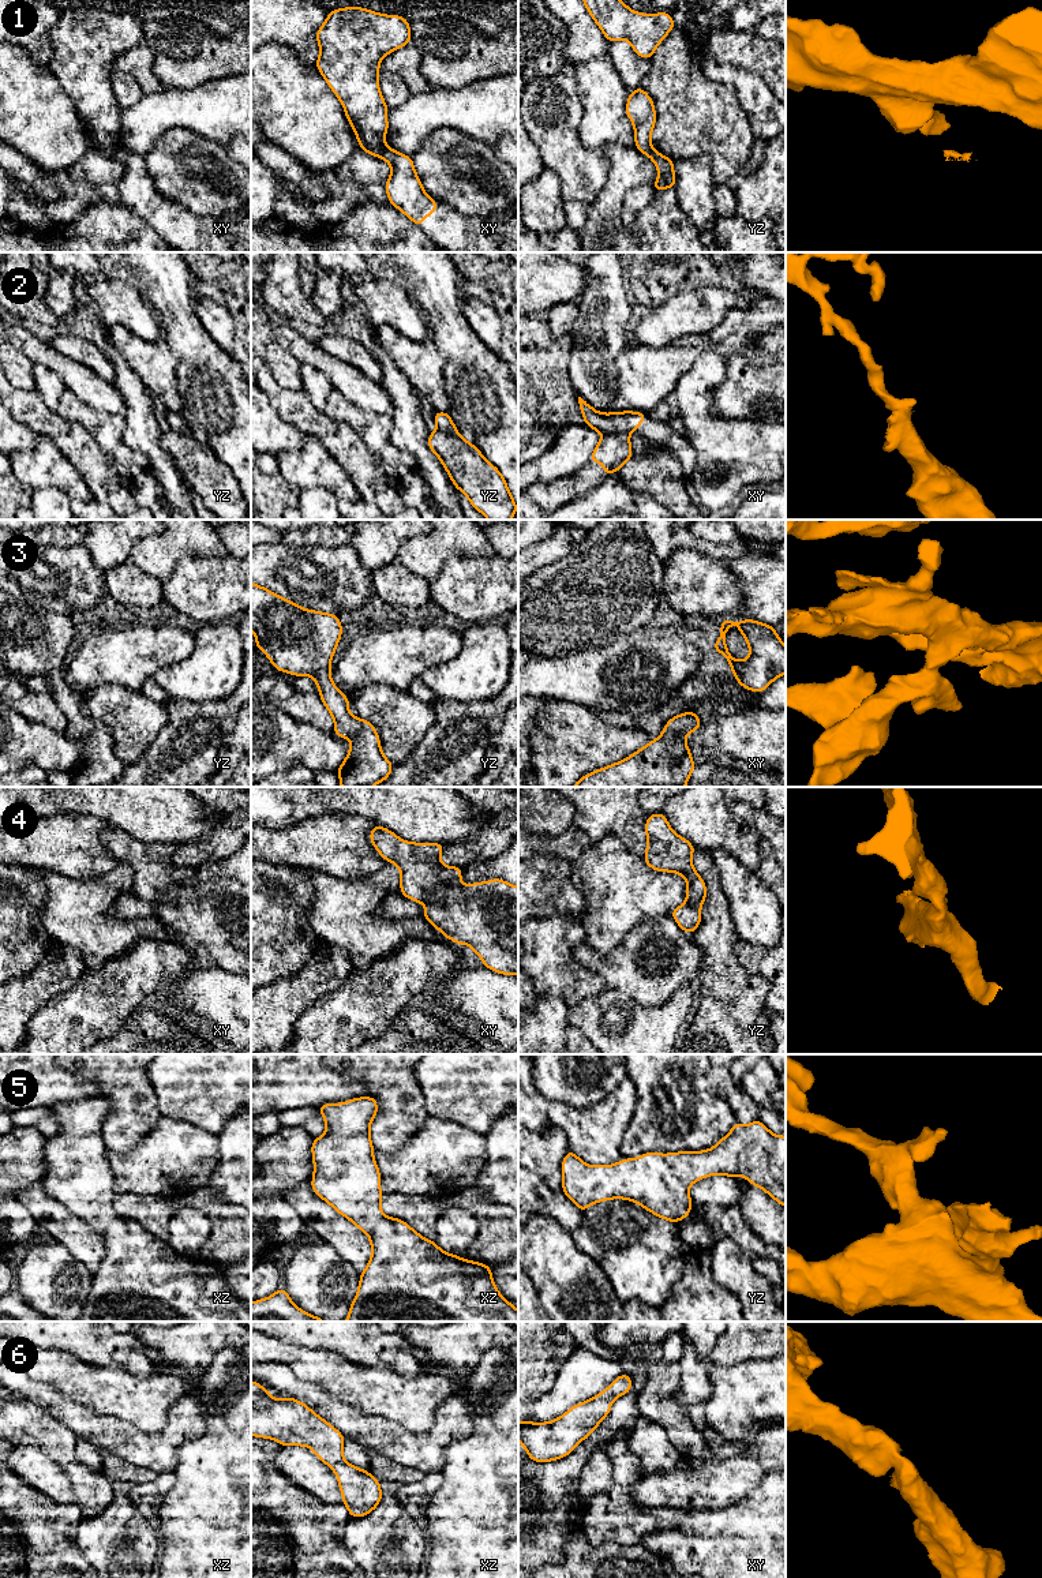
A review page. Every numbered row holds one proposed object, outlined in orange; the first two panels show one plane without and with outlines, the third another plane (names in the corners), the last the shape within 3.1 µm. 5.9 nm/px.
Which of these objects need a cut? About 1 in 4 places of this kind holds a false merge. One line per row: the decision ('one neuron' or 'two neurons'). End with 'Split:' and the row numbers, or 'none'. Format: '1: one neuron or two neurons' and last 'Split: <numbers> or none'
1: two neurons
2: two neurons
3: one neuron
4: one neuron
5: one neuron
6: one neuron
Split: 1, 2

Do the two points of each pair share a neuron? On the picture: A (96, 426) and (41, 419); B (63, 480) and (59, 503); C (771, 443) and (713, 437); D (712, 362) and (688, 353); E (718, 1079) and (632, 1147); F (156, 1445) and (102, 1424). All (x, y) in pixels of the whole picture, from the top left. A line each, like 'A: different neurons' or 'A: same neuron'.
A: different neurons
B: different neurons
C: same neuron
D: different neurons
E: different neurons
F: same neuron

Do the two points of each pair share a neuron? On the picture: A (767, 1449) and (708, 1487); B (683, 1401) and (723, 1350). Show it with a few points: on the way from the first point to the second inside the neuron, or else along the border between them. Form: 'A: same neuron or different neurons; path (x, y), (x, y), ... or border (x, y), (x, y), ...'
A: same neuron; path (752, 1457), (723, 1483)
B: same neuron; path (694, 1387), (694, 1376), (709, 1361)

